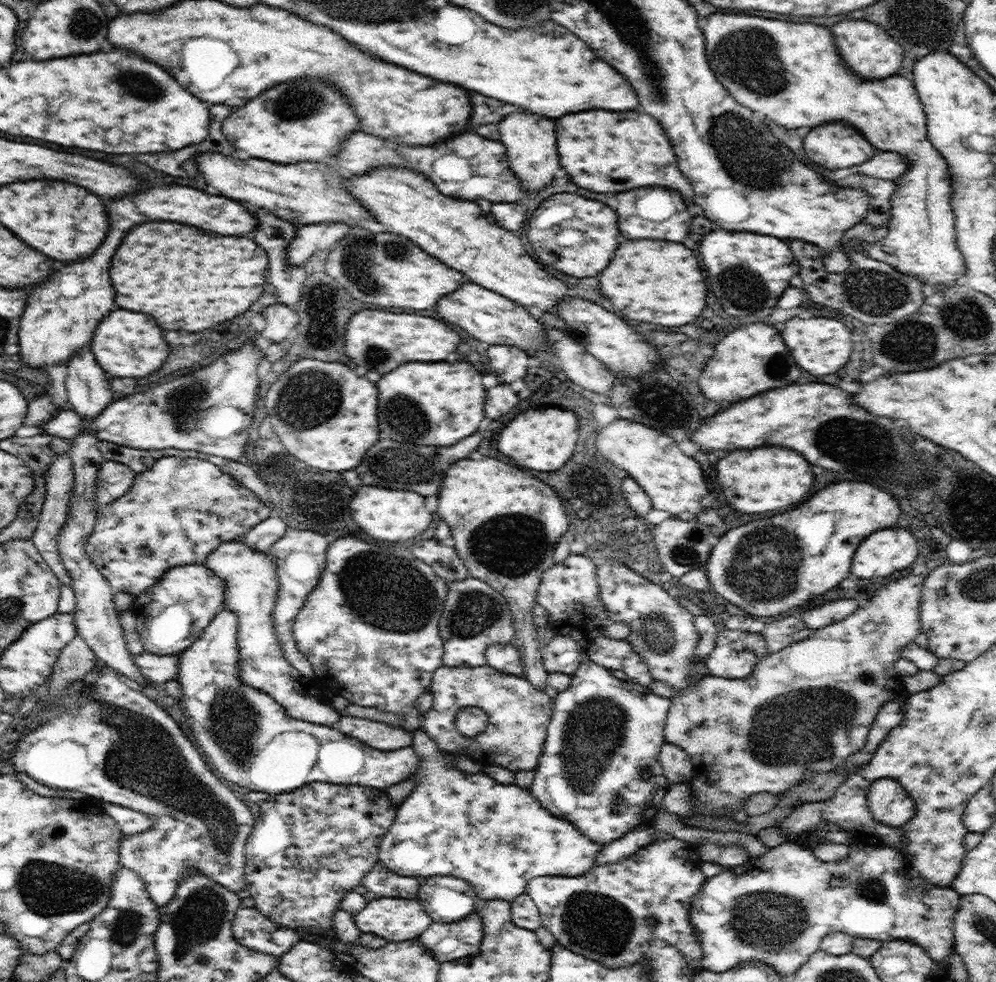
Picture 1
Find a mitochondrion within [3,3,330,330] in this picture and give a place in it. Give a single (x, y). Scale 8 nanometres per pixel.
(150, 90)

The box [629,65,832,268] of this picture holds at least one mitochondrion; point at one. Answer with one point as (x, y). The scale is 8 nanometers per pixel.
(742, 147)

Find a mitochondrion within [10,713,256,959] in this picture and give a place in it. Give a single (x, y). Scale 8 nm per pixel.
(47, 888)

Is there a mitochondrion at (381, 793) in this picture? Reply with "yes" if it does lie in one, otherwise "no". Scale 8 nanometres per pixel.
no

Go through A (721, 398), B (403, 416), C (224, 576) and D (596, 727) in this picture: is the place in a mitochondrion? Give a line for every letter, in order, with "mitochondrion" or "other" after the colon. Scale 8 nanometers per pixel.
A: other
B: mitochondrion
C: other
D: mitochondrion

